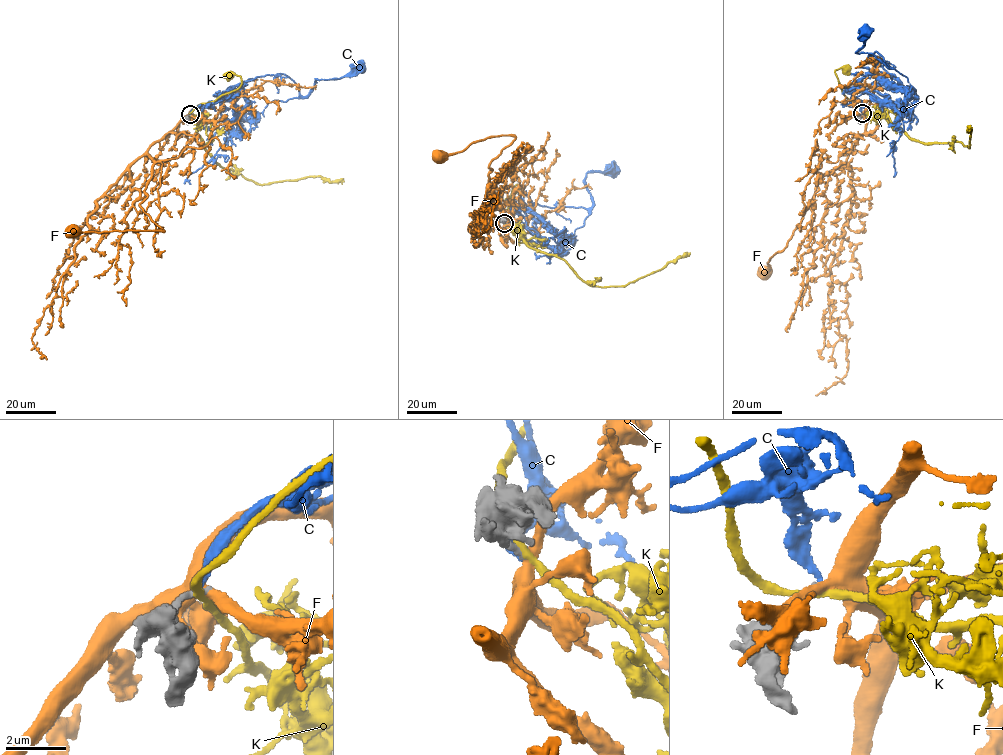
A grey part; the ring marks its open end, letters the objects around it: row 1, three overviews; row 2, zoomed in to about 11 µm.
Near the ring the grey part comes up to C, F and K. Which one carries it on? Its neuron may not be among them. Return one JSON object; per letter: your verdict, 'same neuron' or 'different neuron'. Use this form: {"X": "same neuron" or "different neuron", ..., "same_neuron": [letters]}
{"C": "same neuron", "F": "different neuron", "K": "different neuron", "same_neuron": ["C"]}

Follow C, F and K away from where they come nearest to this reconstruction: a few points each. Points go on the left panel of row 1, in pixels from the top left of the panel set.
C: (190, 115), (229, 86), (254, 78), (284, 74), (303, 96), (317, 79), (338, 79), (360, 65)
F: (190, 115), (147, 151), (155, 161), (144, 192), (147, 197), (140, 205), (163, 231), (73, 230)
K: (189, 115), (202, 103), (212, 102), (240, 86), (240, 77), (228, 74)

